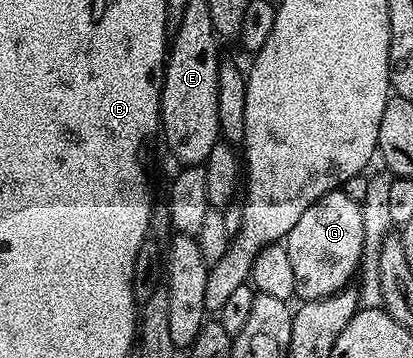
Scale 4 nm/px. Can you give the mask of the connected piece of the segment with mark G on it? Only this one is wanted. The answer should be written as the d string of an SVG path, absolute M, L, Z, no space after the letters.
M334 191L323 195L299 218L299 223L291 227L291 231L285 238L283 244L287 255L291 255L291 267L295 270L295 294L301 301L314 301L329 297L340 289L346 288L357 269L357 264L362 264L365 252L365 232L363 231L363 215L361 206L356 200L348 197L342 191Z

